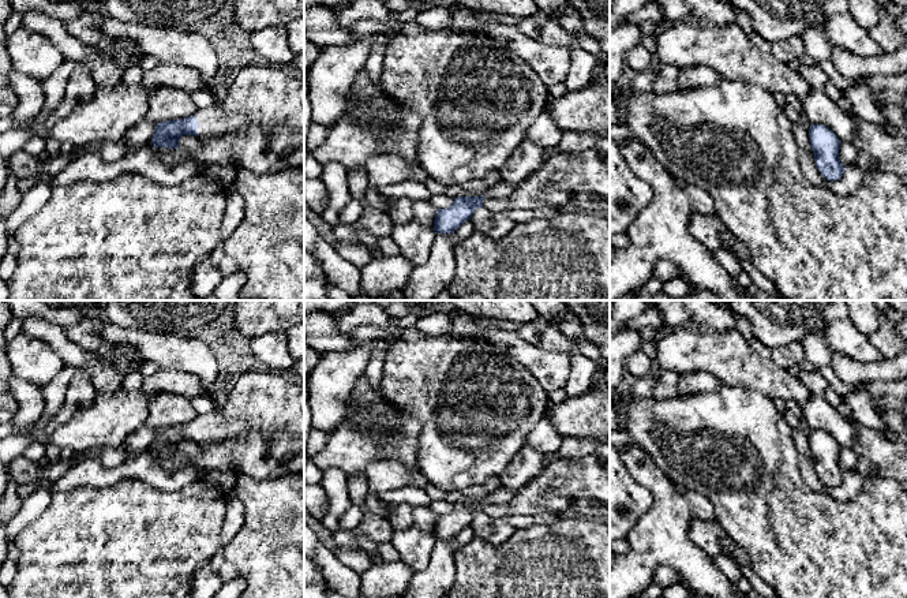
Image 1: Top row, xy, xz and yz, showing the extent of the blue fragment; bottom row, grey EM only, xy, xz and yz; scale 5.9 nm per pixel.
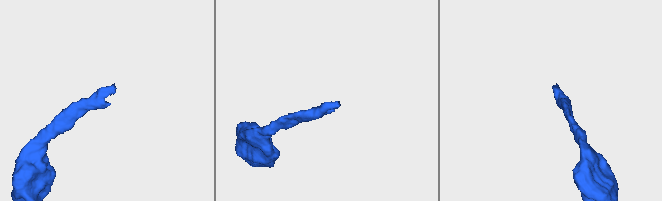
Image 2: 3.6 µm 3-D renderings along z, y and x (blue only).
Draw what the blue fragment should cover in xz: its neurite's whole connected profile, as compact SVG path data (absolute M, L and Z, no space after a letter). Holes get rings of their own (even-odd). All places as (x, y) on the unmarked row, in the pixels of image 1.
M599 444L581 457L555 457L536 478L501 504L457 502L446 515L436 515L435 539L453 539L471 526L477 513L494 519L537 513L603 519L610 517L610 444Z

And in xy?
M247 371L239 377L225 403L211 414L198 415L187 425L157 429L151 449L175 455L176 466L195 466L206 472L235 471L258 481L304 475L304 384L295 382L286 373ZM183 441L198 442L199 453L180 455Z

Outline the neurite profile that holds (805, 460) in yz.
M798 427L792 429L792 438L798 451L798 466L803 482L816 493L825 494L827 485L816 472L814 460L810 453L809 437Z

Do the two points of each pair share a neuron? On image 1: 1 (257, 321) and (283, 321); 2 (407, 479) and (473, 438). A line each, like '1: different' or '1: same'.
1: same
2: different

